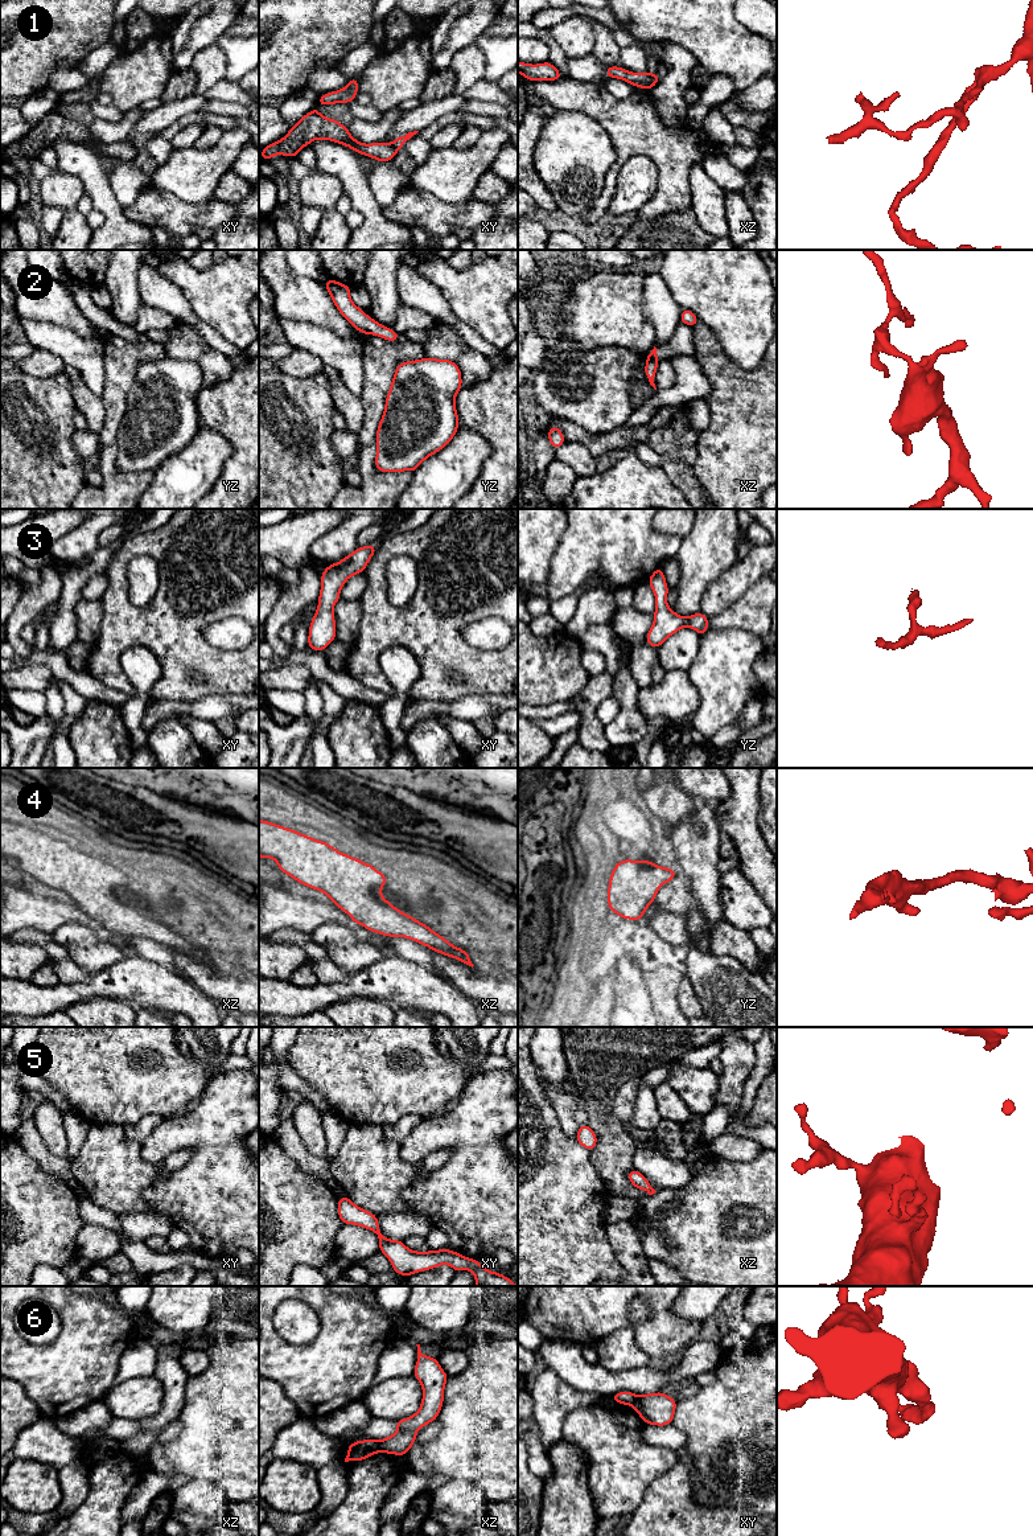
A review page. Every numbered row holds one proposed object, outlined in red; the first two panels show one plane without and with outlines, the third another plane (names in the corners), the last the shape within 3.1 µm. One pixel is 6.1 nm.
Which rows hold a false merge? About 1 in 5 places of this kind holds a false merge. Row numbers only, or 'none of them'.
1, 6

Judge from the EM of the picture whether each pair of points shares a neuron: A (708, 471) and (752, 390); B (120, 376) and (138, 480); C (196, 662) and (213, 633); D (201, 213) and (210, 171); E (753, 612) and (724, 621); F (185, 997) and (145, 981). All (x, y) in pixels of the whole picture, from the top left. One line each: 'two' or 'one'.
A: one
B: one
C: two
D: two
E: one
F: one

